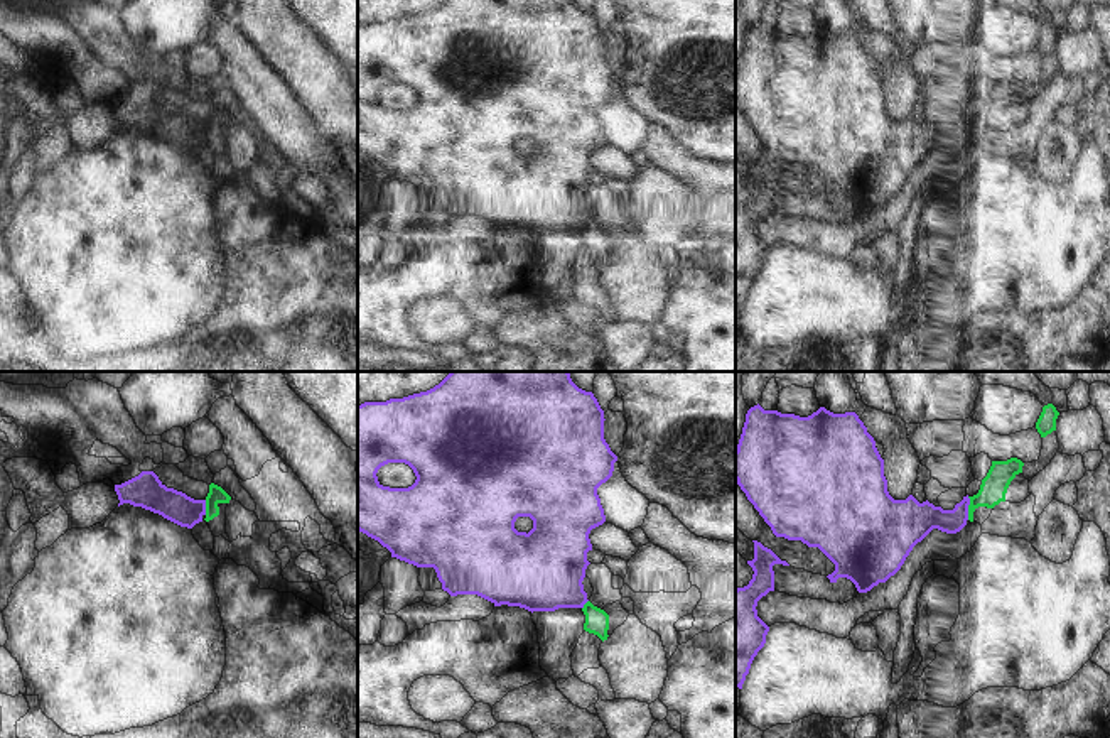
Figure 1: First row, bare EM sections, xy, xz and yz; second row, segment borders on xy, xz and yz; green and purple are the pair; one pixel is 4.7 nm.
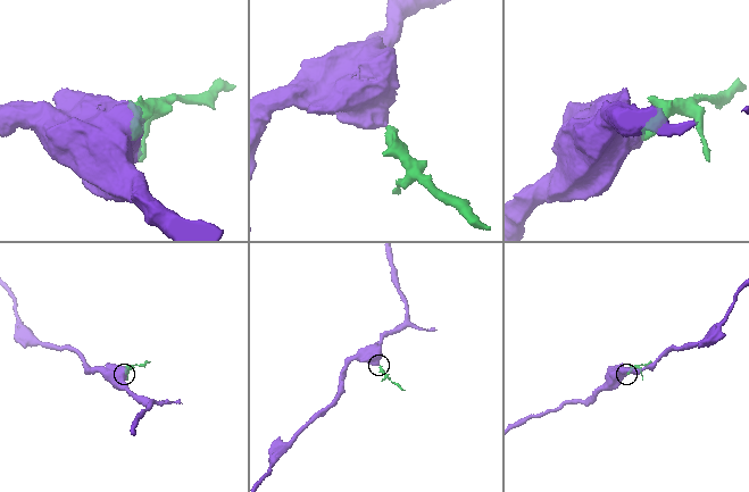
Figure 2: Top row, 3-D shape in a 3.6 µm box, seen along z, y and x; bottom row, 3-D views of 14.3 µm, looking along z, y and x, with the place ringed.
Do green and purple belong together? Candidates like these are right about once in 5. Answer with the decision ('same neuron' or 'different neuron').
different neuron

